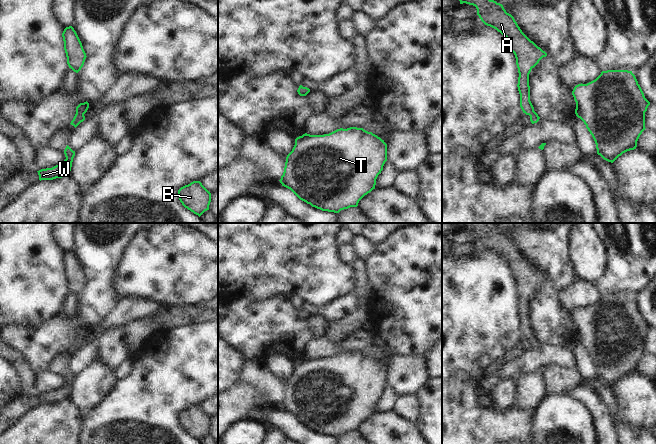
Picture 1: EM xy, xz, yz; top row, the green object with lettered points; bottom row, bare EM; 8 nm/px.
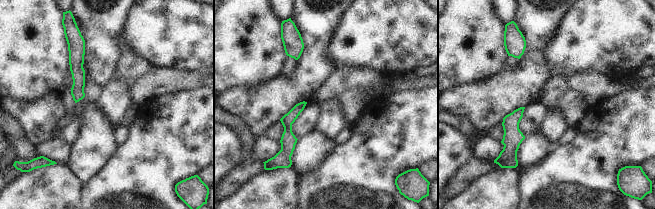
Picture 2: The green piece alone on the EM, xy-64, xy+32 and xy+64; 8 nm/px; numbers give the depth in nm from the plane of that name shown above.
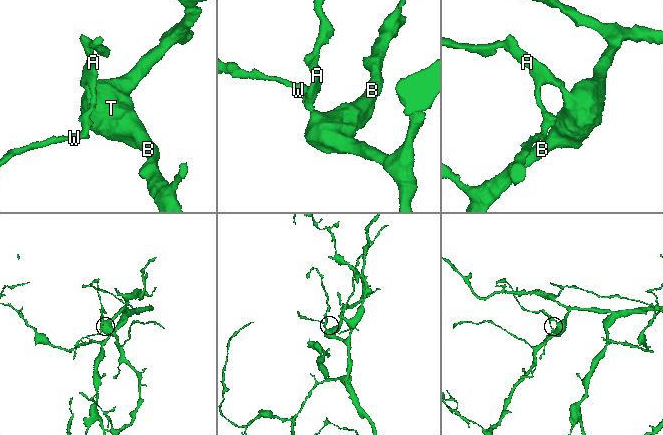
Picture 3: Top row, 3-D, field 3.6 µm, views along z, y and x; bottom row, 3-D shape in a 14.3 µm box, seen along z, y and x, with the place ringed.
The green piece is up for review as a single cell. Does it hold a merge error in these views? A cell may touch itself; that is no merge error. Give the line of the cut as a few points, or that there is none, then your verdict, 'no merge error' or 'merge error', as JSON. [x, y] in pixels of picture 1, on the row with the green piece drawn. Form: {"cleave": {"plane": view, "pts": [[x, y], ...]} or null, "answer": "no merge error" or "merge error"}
{"cleave": null, "answer": "no merge error"}

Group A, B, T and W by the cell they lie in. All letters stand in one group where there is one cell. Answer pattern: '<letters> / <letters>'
A B T W

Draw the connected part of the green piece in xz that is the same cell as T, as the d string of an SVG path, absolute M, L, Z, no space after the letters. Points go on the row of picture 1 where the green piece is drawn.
M340 128L324 135L305 133L295 139L279 181L312 207L339 213L357 207L359 201L375 189L376 179L386 161L387 144L363 128Z

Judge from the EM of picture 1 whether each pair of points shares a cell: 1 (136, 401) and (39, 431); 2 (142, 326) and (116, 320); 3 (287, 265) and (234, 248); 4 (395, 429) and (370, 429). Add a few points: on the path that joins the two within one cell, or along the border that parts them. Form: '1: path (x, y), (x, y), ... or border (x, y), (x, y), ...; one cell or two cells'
1: border (99, 403), (83, 414), (79, 433); two cells
2: border (152, 316), (134, 320), (124, 327); two cells
3: path (274, 252), (270, 248), (247, 248); one cell
4: path (389, 429), (376, 429); one cell

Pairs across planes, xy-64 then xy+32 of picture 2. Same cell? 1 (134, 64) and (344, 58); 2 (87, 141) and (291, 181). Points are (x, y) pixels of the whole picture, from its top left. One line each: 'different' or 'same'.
1: different
2: same

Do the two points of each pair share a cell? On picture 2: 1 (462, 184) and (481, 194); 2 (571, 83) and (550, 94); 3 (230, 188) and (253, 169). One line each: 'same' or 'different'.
1: different
2: same
3: same

